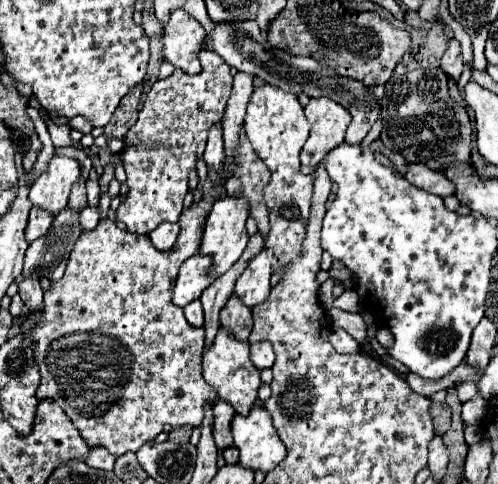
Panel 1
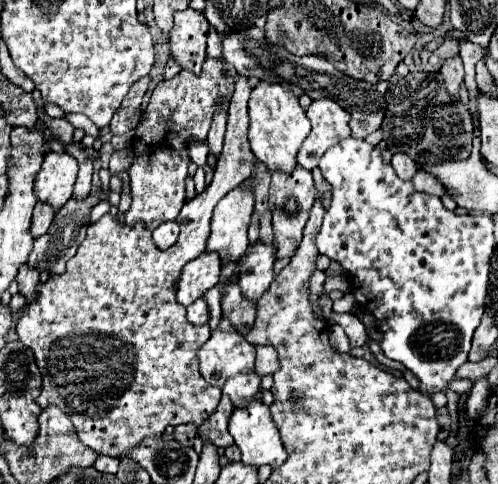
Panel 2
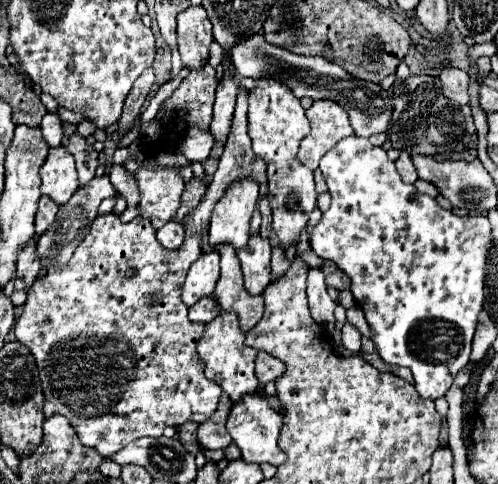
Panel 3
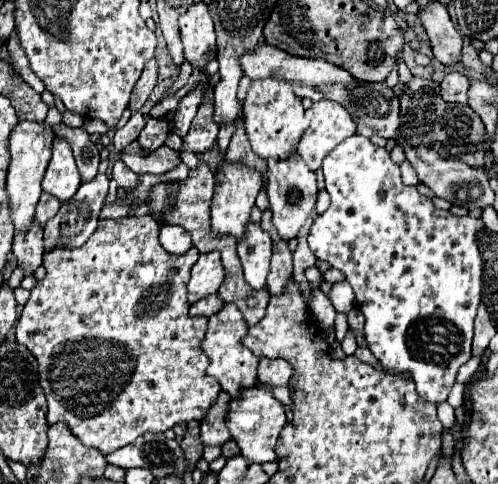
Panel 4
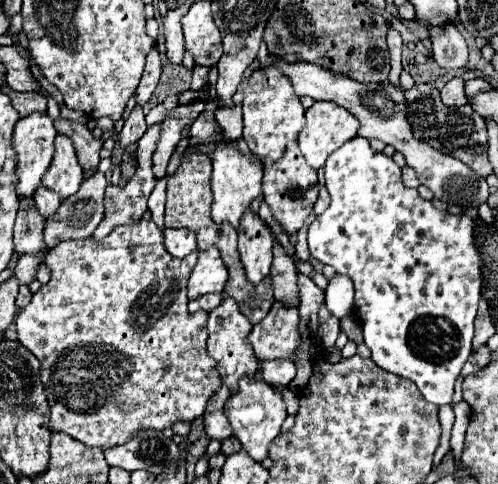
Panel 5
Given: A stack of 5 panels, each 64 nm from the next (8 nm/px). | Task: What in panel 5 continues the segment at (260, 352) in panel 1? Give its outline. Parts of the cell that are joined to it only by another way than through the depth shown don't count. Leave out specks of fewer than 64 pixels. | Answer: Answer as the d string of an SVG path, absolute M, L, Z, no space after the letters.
M266 360L262 362L262 378L278 388L288 386L296 376L296 366L290 360Z

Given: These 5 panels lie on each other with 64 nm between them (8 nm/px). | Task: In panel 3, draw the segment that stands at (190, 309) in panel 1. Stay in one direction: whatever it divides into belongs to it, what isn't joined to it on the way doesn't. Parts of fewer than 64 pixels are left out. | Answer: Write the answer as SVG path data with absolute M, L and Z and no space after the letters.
M208 296L204 300L198 300L194 306L190 306L190 320L192 322L208 322L208 320L214 320L214 316L218 316L220 308L218 308L218 302Z

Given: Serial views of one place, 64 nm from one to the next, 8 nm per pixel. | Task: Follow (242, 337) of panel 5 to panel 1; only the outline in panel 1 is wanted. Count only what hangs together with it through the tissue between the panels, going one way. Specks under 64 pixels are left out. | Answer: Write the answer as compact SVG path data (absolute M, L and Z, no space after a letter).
M220 328L214 342L210 344L210 348L204 350L202 376L218 392L218 398L228 400L232 404L232 408L242 416L246 416L250 412L252 404L258 398L260 372L256 372L256 366L250 360L250 344L236 340L228 328Z

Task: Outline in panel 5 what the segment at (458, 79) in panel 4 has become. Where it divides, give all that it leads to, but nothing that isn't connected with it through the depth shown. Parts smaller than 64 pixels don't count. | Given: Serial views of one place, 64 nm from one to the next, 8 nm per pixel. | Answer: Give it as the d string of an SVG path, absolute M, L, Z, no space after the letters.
M452 78L440 92L442 104L444 106L464 106L468 102L466 94L464 94L464 80L462 78Z

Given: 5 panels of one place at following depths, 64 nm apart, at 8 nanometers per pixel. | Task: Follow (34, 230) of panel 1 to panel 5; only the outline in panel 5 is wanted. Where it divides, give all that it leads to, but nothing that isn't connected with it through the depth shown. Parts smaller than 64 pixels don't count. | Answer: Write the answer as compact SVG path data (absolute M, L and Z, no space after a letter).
M40 184L40 186L36 188L36 192L34 192L34 200L36 200L38 212L40 212L44 218L52 216L52 214L58 210L60 202L62 202L62 198L56 196L56 192L48 190L48 188L42 186L42 184Z

